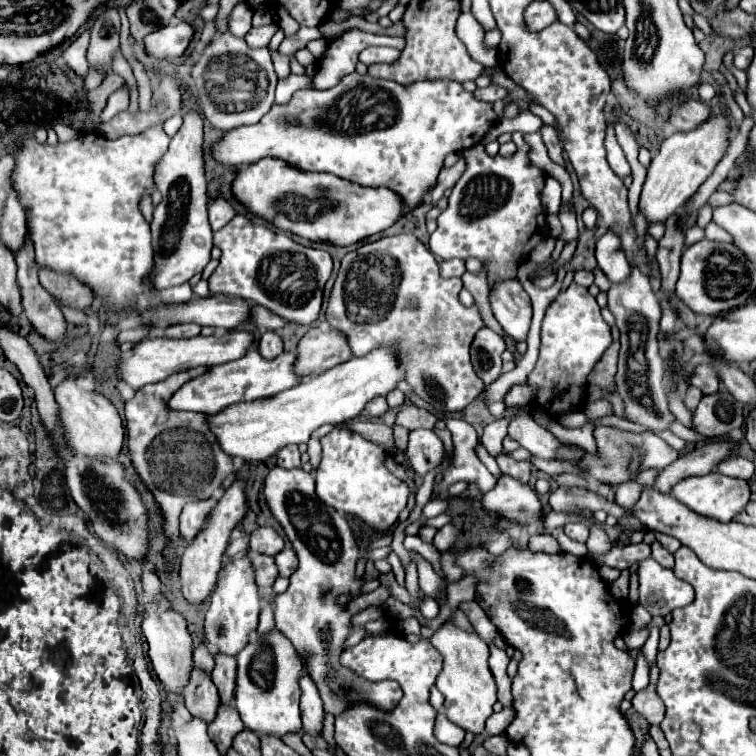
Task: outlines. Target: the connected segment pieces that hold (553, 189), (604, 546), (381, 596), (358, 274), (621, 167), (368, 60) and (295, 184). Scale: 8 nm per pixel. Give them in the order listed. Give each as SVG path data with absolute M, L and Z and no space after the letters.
M548 176L548 184L542 192L542 204L544 204L548 214L558 214L558 210L560 210L560 192L562 192L562 188L560 188L558 180Z
M590 526L590 538L588 538L586 546L588 546L588 558L592 558L592 560L594 560L594 554L604 554L612 548L610 538L598 526Z
M380 585L376 590L363 594L347 604L350 614L355 615L369 606L380 606L390 597L390 591L386 586Z
M414 234L386 236L372 244L364 244L358 250L342 258L338 278L328 300L326 320L334 330L346 334L352 354L366 356L370 350L390 346L406 366L406 382L414 392L428 402L434 410L446 414L464 410L482 390L484 382L476 376L470 362L470 344L476 332L484 326L478 306L462 306L458 294L462 290L460 278L444 280L438 272L438 262L430 250Z
M608 126L608 130L606 130L606 158L608 158L610 168L616 172L616 176L620 176L620 178L630 176L630 164L622 152L620 144L616 142L614 126Z
M368 48L360 54L360 62L364 62L366 66L370 64L380 64L380 62L386 62L386 64L392 64L396 62L398 58L398 50L388 50L388 48Z
M262 158L244 166L234 180L234 194L248 210L266 218L276 228L312 242L330 242L336 246L350 246L384 232L406 214L404 200L392 190L382 186L366 188L332 174L304 172L280 158Z

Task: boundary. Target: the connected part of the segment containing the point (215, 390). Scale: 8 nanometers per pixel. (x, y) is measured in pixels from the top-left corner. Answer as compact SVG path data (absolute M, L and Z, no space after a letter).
M250 348L244 358L234 360L234 362L226 362L220 366L212 366L208 374L186 382L168 400L168 406L172 410L194 410L194 412L216 414L230 404L274 396L282 390L298 386L302 382L302 378L294 372L294 364L296 364L296 352L282 352L278 358L268 362L258 354L256 348Z

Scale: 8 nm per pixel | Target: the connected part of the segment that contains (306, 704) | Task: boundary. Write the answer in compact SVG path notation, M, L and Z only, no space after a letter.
M306 666L302 670L300 678L300 710L302 710L302 732L318 736L322 732L322 718L324 718L324 706L320 702L320 692L316 690L316 684L312 682Z

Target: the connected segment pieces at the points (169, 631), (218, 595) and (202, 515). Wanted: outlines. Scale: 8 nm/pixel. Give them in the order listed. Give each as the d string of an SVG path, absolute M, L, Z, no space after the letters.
M150 570L142 572L142 586L144 586L144 594L150 598L150 602L146 604L146 610L144 610L142 632L144 632L144 636L150 644L152 668L158 674L158 678L160 678L166 692L182 694L182 690L188 686L190 672L194 668L194 662L192 662L192 636L186 630L186 620L180 614L176 614L170 608L170 604L166 604L162 600L160 580L154 572L150 572Z
M242 554L232 562L222 564L220 580L212 594L210 608L206 612L206 624L204 624L206 642L220 654L238 656L238 652L244 650L244 646L248 644L250 634L256 632L258 616L260 616L260 596L258 596L258 586L254 582L254 568L248 554Z
M214 498L204 500L204 502L192 502L184 506L182 516L180 516L180 536L186 544L190 544L192 538L196 538L196 534L204 528L204 522L208 520L212 506L216 506Z

